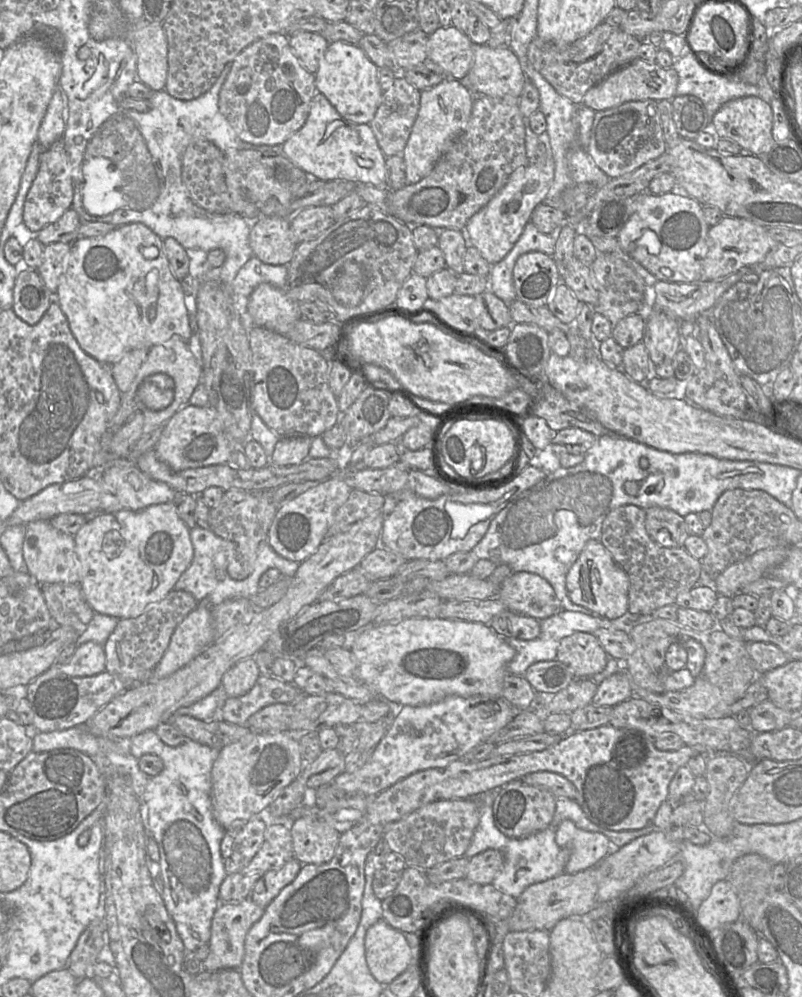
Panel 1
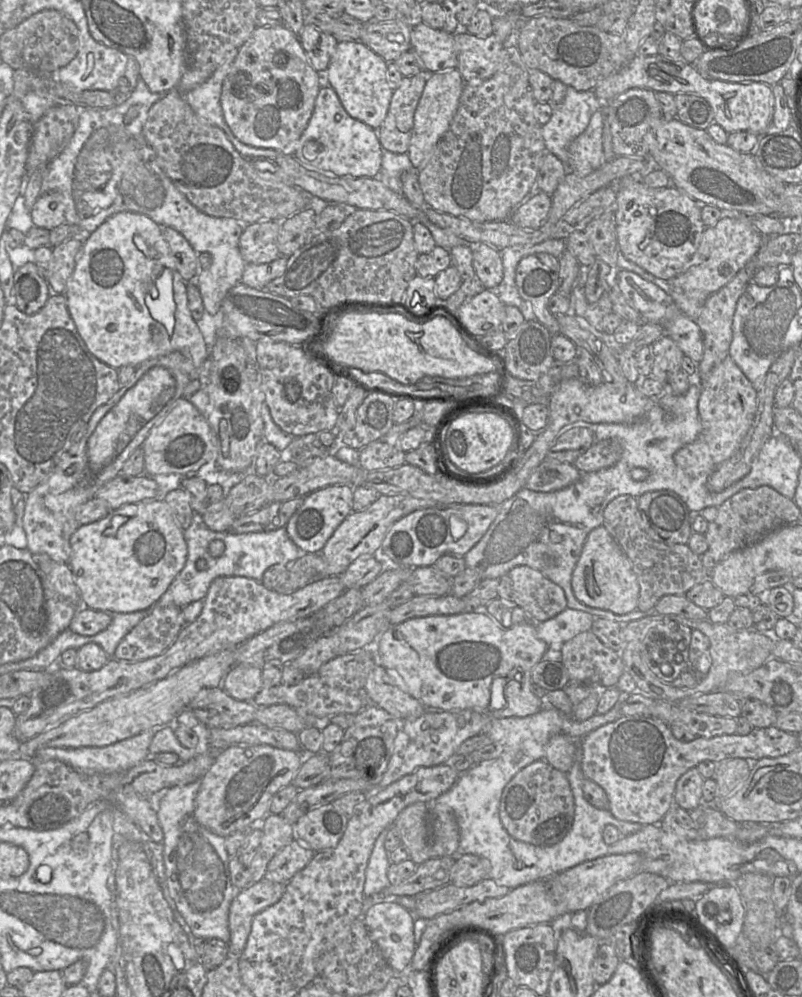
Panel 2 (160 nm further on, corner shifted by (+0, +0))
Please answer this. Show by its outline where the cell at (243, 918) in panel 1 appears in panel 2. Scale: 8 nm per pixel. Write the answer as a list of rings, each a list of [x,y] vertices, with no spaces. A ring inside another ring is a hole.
[[[262,879],[243,890],[236,890],[228,916],[230,940],[229,955],[240,956],[251,931],[256,914],[277,903],[285,892],[286,884]]]

